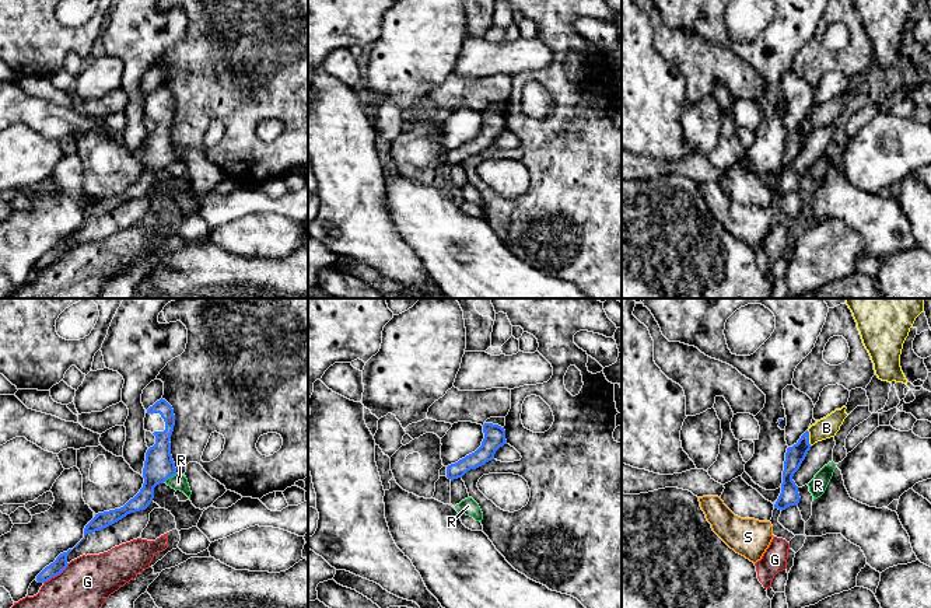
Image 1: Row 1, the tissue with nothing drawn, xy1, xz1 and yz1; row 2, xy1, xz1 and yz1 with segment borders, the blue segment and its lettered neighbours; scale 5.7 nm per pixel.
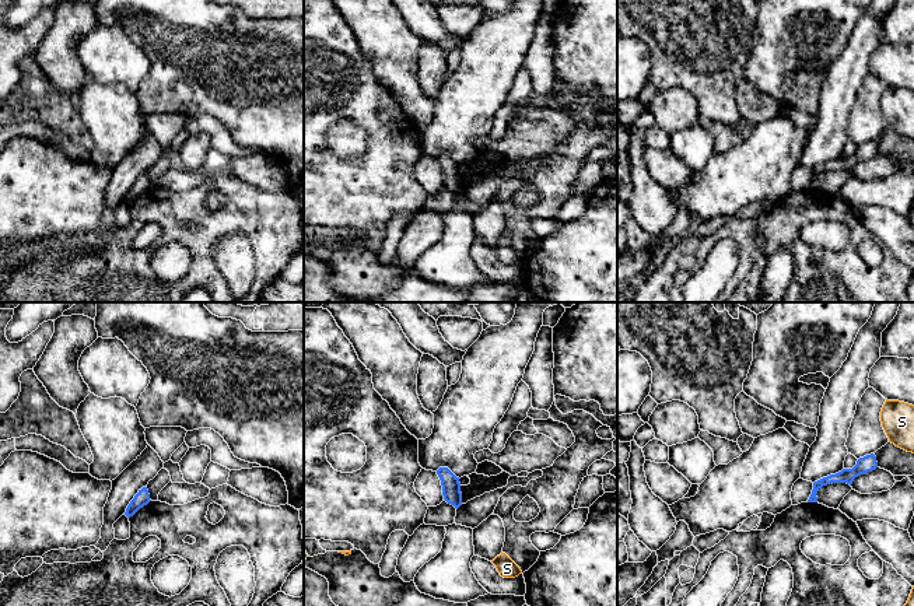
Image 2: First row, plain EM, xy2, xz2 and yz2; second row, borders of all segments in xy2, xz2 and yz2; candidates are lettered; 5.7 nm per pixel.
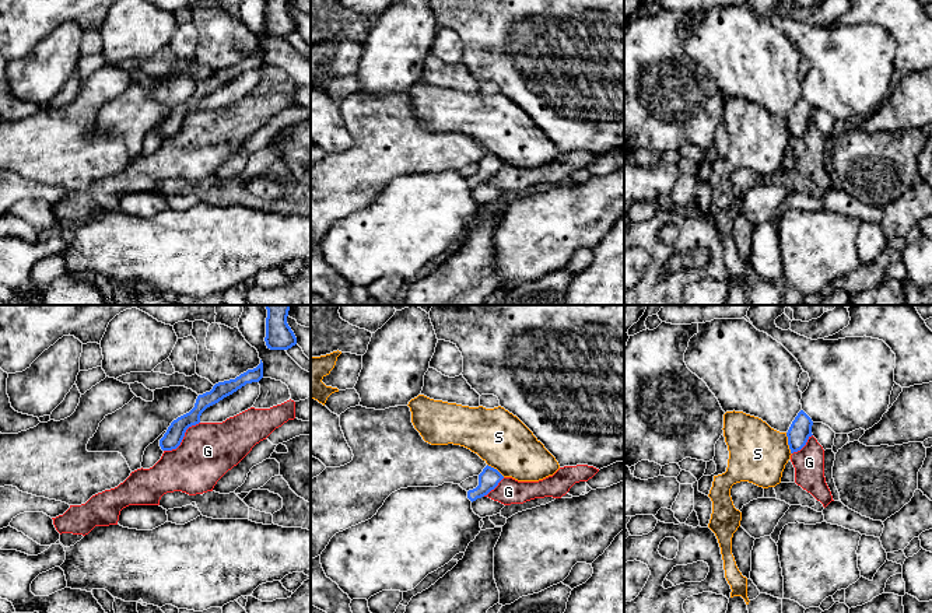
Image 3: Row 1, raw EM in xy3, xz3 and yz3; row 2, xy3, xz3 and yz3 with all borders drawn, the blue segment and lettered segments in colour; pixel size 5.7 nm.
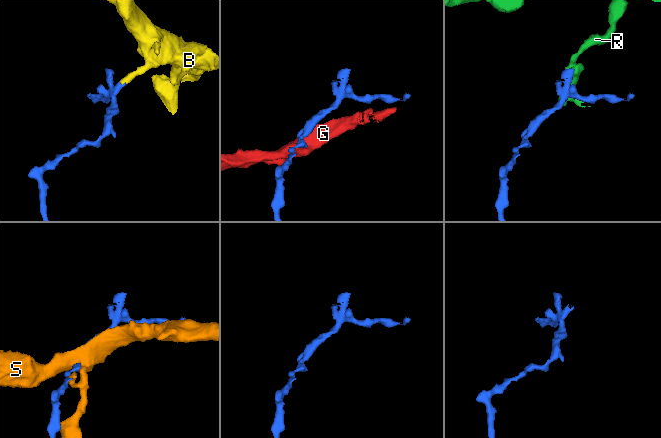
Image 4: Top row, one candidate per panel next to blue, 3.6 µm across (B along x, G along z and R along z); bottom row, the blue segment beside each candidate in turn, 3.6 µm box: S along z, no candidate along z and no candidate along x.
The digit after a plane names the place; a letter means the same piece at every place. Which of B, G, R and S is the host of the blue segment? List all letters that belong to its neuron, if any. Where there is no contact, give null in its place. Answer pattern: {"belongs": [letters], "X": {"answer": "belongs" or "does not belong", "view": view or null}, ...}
{"belongs": ["B"], "B": {"answer": "belongs", "view": "yz1"}, "G": {"answer": "does not belong", "view": "xy3"}, "R": {"answer": "does not belong", "view": "xy1"}, "S": {"answer": "does not belong", "view": "yz3"}}

